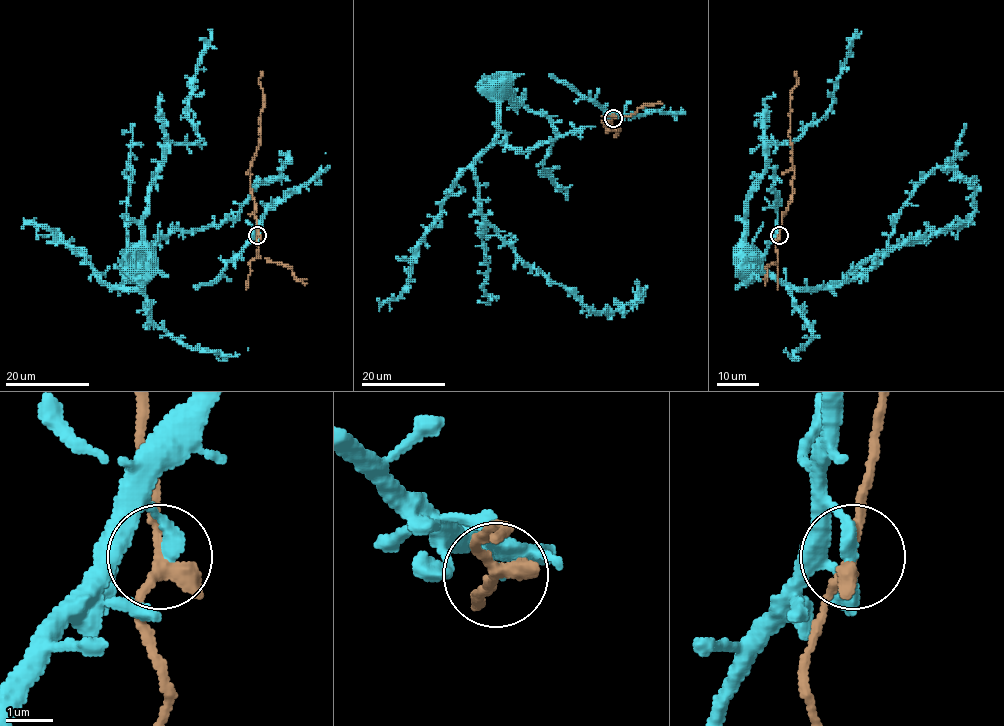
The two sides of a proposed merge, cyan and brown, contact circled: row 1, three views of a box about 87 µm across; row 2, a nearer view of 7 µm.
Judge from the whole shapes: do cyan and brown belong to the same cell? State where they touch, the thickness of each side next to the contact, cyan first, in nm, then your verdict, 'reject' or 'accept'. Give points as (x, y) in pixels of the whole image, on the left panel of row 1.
place (257, 235); calibres 320 and 300 nm; accept

